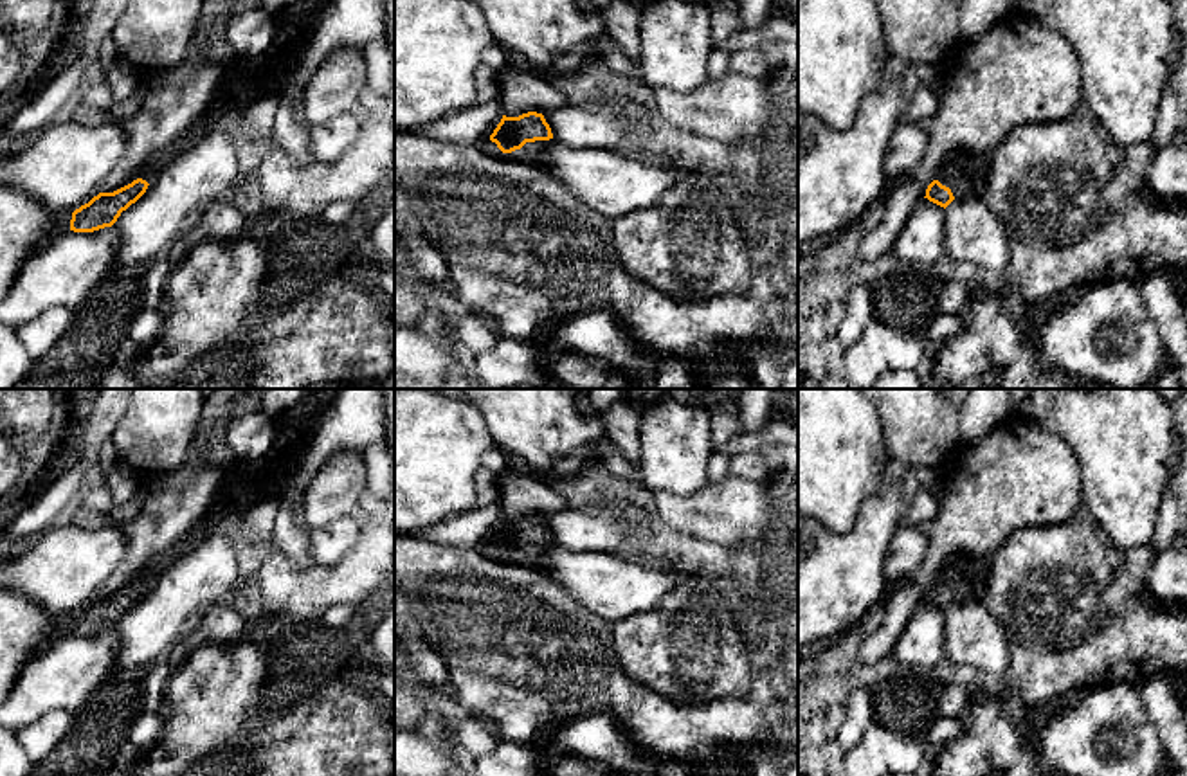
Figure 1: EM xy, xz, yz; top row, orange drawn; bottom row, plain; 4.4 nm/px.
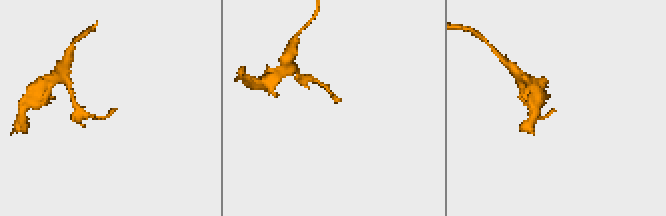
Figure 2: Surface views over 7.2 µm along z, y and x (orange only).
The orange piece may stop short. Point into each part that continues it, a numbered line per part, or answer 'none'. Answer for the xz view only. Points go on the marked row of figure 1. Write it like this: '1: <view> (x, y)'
1: xz (530, 153)

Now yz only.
1: yz (966, 175)

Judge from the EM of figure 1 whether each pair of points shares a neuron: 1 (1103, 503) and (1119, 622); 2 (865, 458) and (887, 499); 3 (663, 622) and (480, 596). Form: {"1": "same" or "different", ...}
{"1": "different", "2": "different", "3": "same"}

